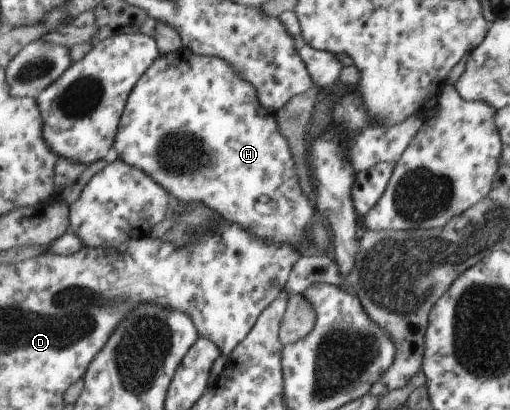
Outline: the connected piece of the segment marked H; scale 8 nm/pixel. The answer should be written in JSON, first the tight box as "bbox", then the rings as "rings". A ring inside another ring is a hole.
{"bbox":[113,47,313,249],"rings":[[[180,47],[176,51],[159,55],[137,79],[133,88],[127,95],[123,112],[121,113],[117,130],[113,139],[113,152],[120,161],[136,168],[151,177],[158,185],[161,185],[171,198],[174,206],[203,205],[220,214],[223,221],[238,224],[239,227],[253,233],[260,239],[279,246],[281,243],[289,243],[293,249],[297,249],[303,240],[303,226],[311,218],[313,210],[308,198],[300,191],[292,154],[289,152],[287,141],[278,131],[274,115],[266,111],[257,101],[255,89],[241,77],[224,60],[193,54],[191,50]]]}

